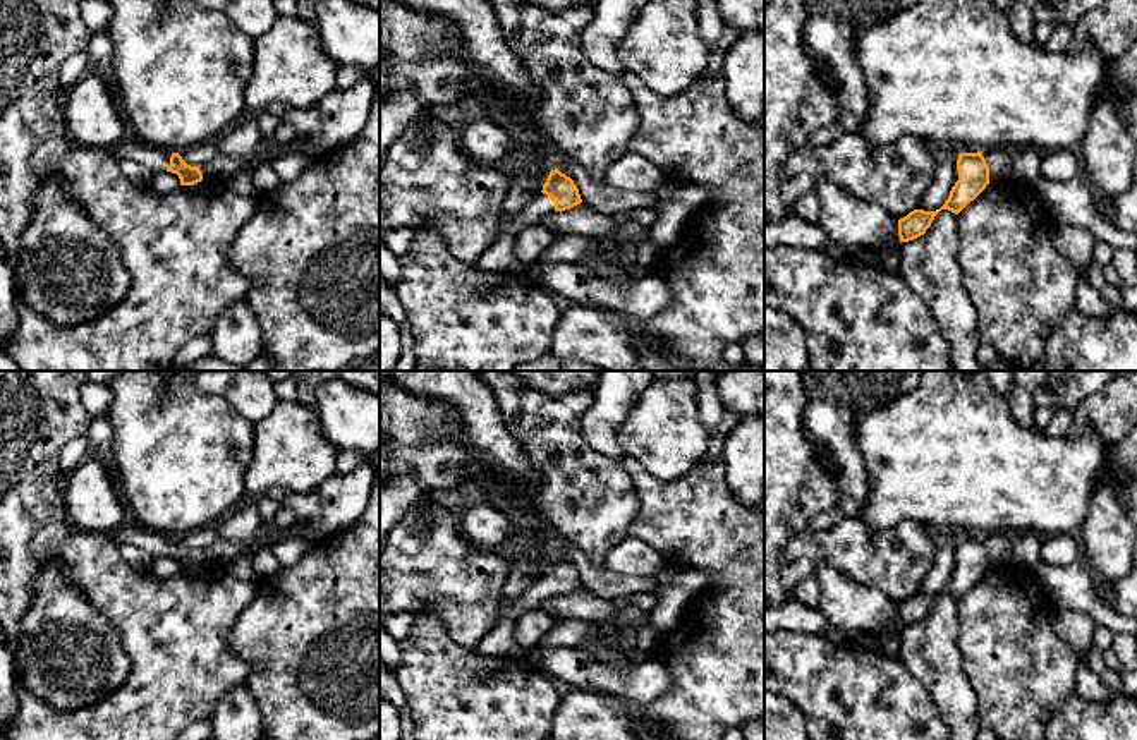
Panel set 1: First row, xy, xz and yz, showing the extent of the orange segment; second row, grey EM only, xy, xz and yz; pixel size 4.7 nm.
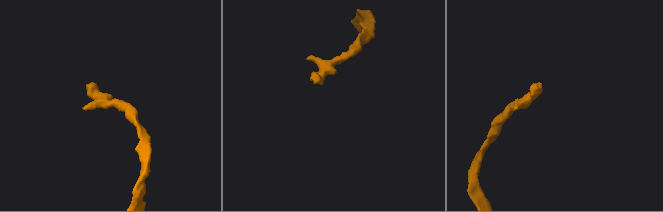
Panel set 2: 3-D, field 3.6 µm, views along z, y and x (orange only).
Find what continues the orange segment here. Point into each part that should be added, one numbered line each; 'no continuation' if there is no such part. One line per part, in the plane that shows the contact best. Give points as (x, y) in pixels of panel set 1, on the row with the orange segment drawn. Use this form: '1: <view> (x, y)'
1: xz (510, 225)

